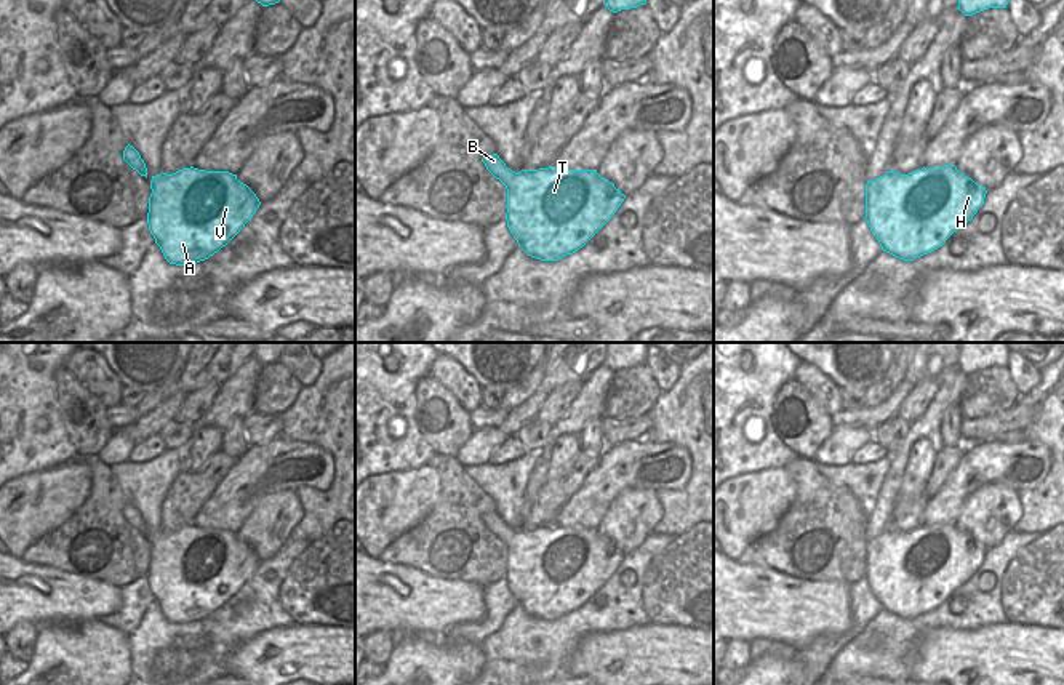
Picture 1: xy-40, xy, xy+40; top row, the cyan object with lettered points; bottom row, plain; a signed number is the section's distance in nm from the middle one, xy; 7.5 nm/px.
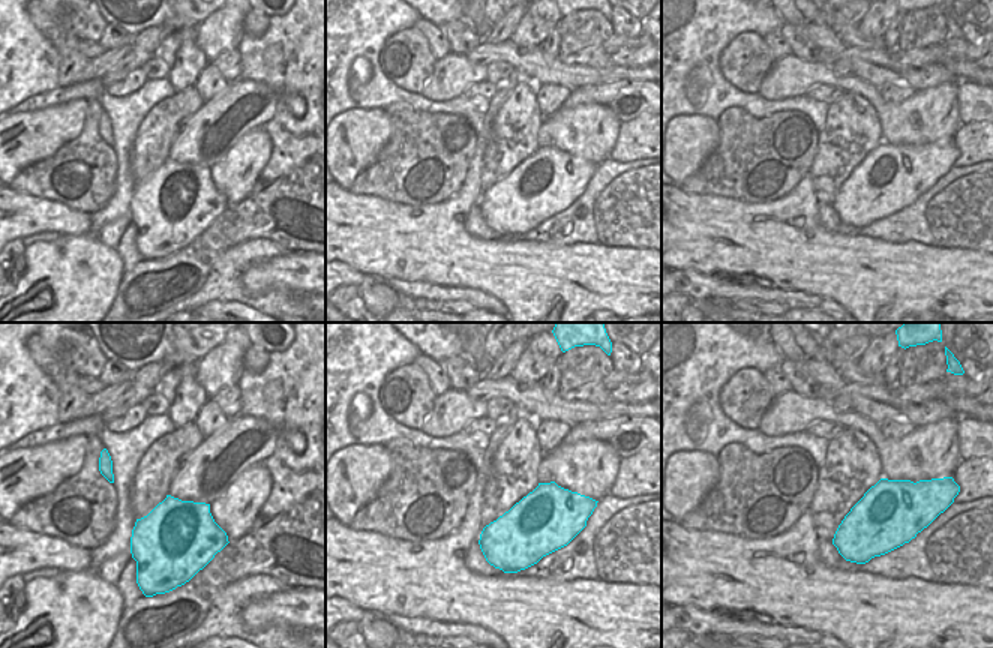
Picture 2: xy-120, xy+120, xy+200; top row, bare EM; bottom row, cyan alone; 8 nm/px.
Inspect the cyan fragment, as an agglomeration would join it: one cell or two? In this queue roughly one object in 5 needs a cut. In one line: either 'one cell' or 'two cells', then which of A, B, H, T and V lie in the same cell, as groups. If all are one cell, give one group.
one cell; A B H T V

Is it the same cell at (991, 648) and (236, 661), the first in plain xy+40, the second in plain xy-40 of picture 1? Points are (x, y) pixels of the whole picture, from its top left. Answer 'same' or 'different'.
same

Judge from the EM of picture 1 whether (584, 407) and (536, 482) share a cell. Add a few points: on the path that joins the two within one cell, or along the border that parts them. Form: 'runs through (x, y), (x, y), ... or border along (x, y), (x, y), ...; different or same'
runs through (565, 424), (552, 437), (543, 463); same

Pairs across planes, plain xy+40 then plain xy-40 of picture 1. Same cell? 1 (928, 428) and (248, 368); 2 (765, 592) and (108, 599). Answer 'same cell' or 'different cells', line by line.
1: same cell
2: same cell

